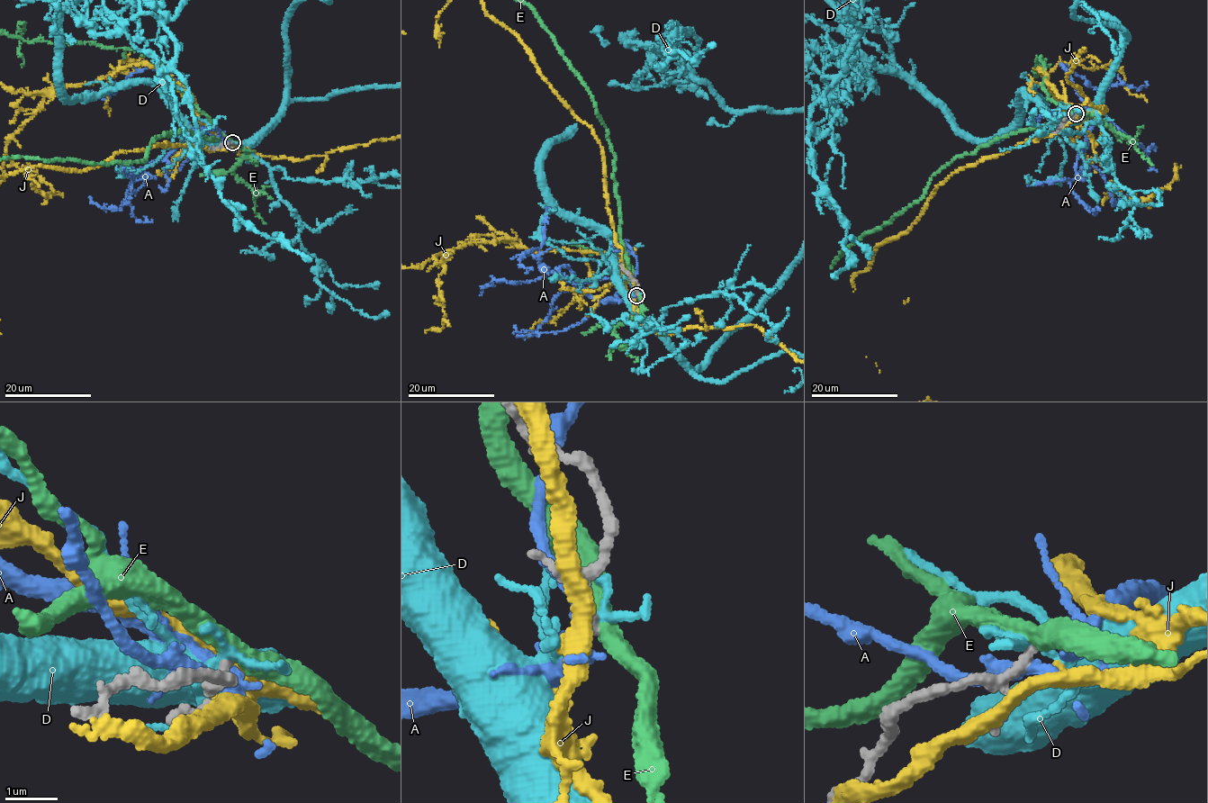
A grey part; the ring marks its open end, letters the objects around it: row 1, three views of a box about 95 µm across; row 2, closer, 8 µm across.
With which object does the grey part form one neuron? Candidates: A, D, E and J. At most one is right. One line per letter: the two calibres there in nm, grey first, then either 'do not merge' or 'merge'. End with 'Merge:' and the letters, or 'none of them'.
A: calibres 200 and 200 nm; do not merge
D: calibres 130 and 120 nm; do not merge
E: calibres 130 and 340 nm; do not merge
J: calibres 200 and 320 nm; do not merge
Merge: none of them

